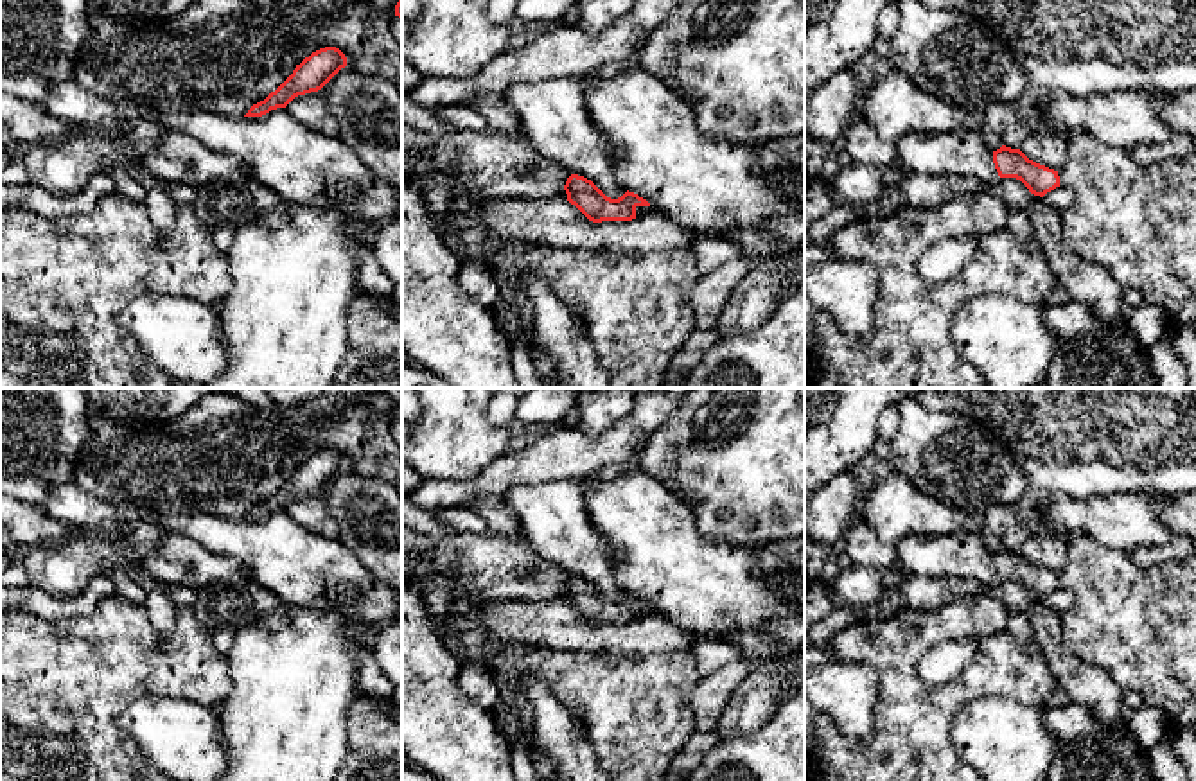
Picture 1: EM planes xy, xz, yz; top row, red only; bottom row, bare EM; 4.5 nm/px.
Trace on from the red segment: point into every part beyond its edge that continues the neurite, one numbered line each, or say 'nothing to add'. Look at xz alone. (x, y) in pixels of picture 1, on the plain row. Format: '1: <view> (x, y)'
nothing to add

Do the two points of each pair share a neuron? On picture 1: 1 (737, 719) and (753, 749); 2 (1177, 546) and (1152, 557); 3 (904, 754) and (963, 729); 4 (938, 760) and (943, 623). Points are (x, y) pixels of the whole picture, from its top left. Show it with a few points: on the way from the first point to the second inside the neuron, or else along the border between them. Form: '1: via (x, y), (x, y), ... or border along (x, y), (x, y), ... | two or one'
1: border along (778, 708), (756, 729), (721, 742) | two
2: via (1171, 550), (1157, 555) | one
3: border along (972, 699), (950, 722), (950, 745), (961, 762) | two
4: via (913, 724), (907, 711), (907, 654) | one

